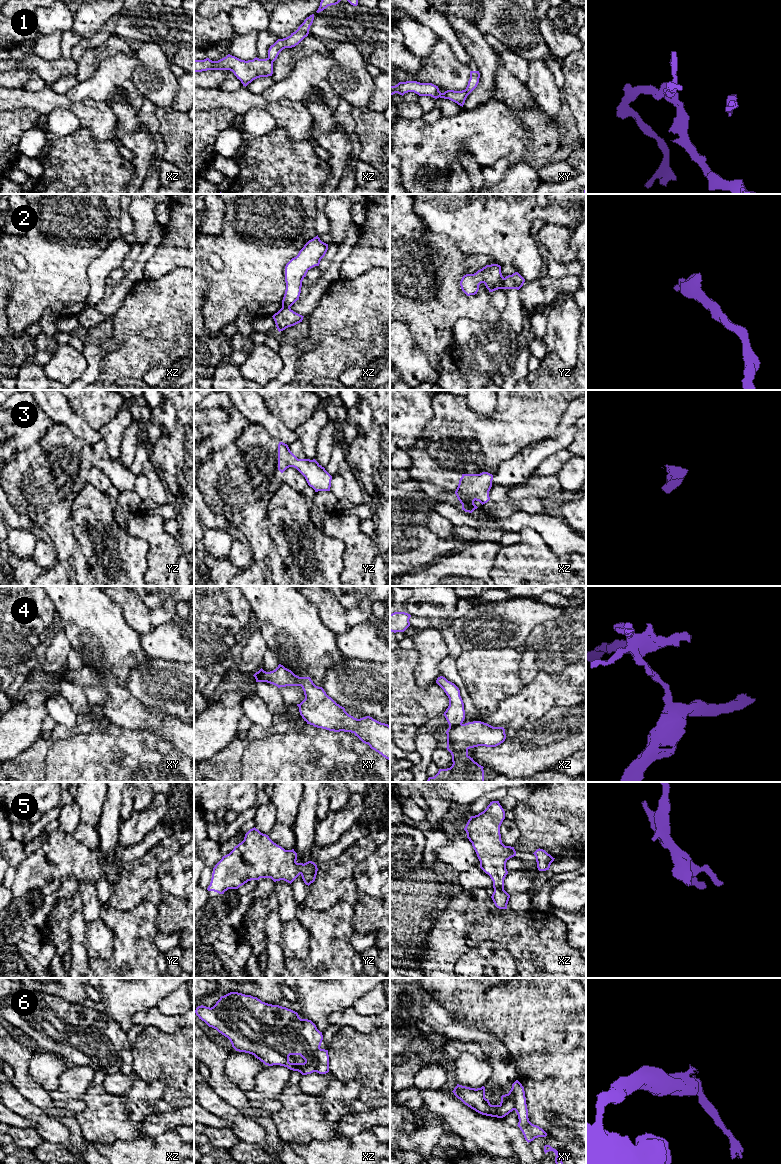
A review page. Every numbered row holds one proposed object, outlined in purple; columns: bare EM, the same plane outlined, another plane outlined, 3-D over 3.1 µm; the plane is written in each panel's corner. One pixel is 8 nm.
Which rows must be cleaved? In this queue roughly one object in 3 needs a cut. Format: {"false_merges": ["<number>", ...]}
{"false_merges": ["1", "2", "4", "6"]}

